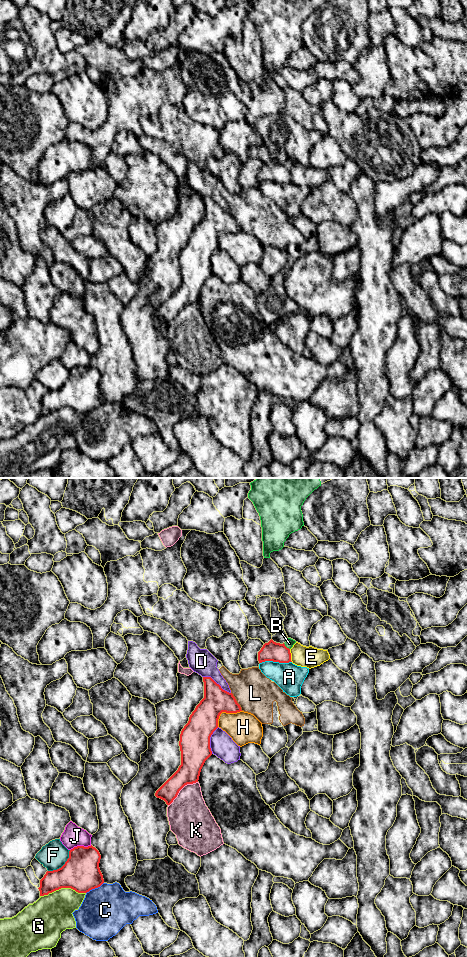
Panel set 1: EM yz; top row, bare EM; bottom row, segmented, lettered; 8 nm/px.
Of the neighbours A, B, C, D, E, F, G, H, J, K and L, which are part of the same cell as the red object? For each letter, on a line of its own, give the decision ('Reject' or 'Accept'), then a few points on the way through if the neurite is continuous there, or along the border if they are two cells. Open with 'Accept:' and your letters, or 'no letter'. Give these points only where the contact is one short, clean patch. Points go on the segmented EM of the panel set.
Accept: B
A: Reject
B: Accept. Path across: yz (271, 651), (280, 651), (285, 646), (289, 643)
C: Reject
D: Reject
E: Reject
F: Reject
G: Reject
H: Reject. Boundary: yz (241, 710), (222, 712), (217, 726)
J: Reject
K: Reject
L: Reject

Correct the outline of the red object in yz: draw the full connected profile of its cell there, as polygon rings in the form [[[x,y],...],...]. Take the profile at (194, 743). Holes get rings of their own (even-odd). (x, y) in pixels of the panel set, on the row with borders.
[[[203,677],[203,682],[204,698],[180,734],[181,765],[155,793],[167,805],[185,785],[198,782],[205,761],[212,755],[210,737],[218,728],[220,714],[242,711],[233,694],[223,690],[211,677]]]

